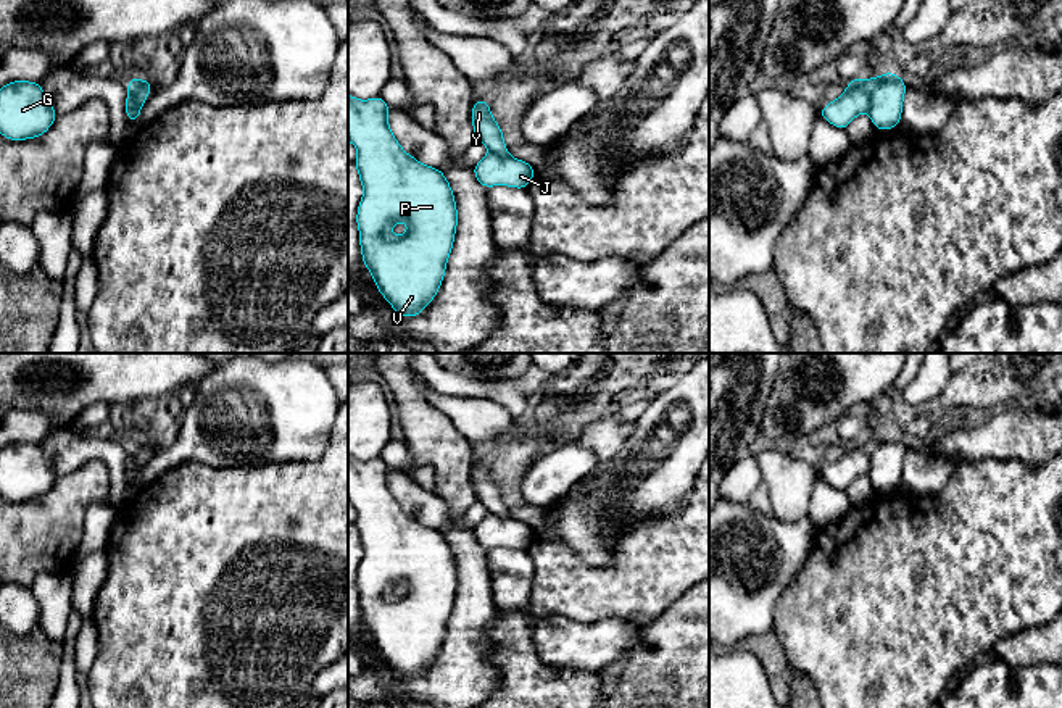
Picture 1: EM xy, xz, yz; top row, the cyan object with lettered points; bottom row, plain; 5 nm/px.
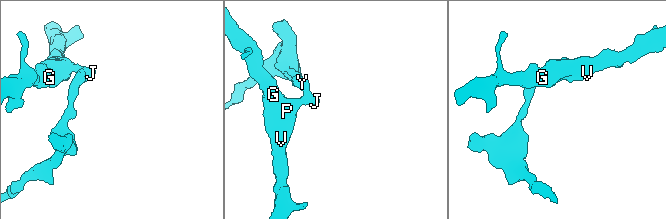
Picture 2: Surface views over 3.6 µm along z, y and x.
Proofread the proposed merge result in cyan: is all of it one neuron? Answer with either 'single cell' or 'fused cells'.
fused cells

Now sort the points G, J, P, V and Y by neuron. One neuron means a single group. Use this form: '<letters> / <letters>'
G J P V / Y

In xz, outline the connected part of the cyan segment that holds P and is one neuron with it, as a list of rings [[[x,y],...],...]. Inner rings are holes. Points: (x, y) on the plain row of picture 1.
[[[348,455],[348,502],[358,513],[353,524],[363,547],[356,587],[361,619],[379,655],[396,676],[414,679],[427,669],[442,648],[454,606],[458,568],[442,531],[422,526],[398,505],[388,485],[388,473],[390,468],[380,456],[359,461]],[[396,584],[408,585],[403,597],[390,595]]]

